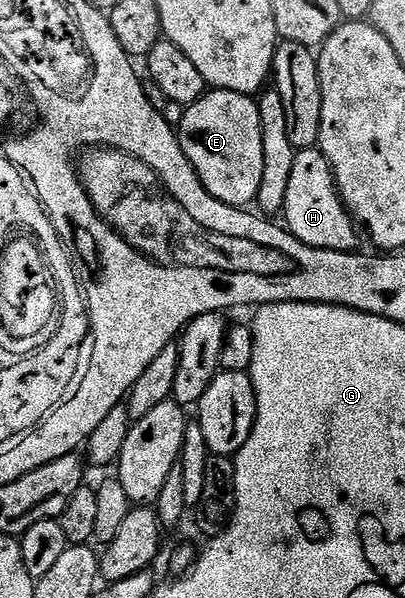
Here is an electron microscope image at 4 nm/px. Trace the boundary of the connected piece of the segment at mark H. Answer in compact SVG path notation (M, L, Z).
M319 149L297 150L294 169L290 173L290 186L286 188L282 219L288 232L306 245L331 251L357 250L357 224L340 199L340 193L336 189L336 178L332 175L332 166L328 164L328 158Z

